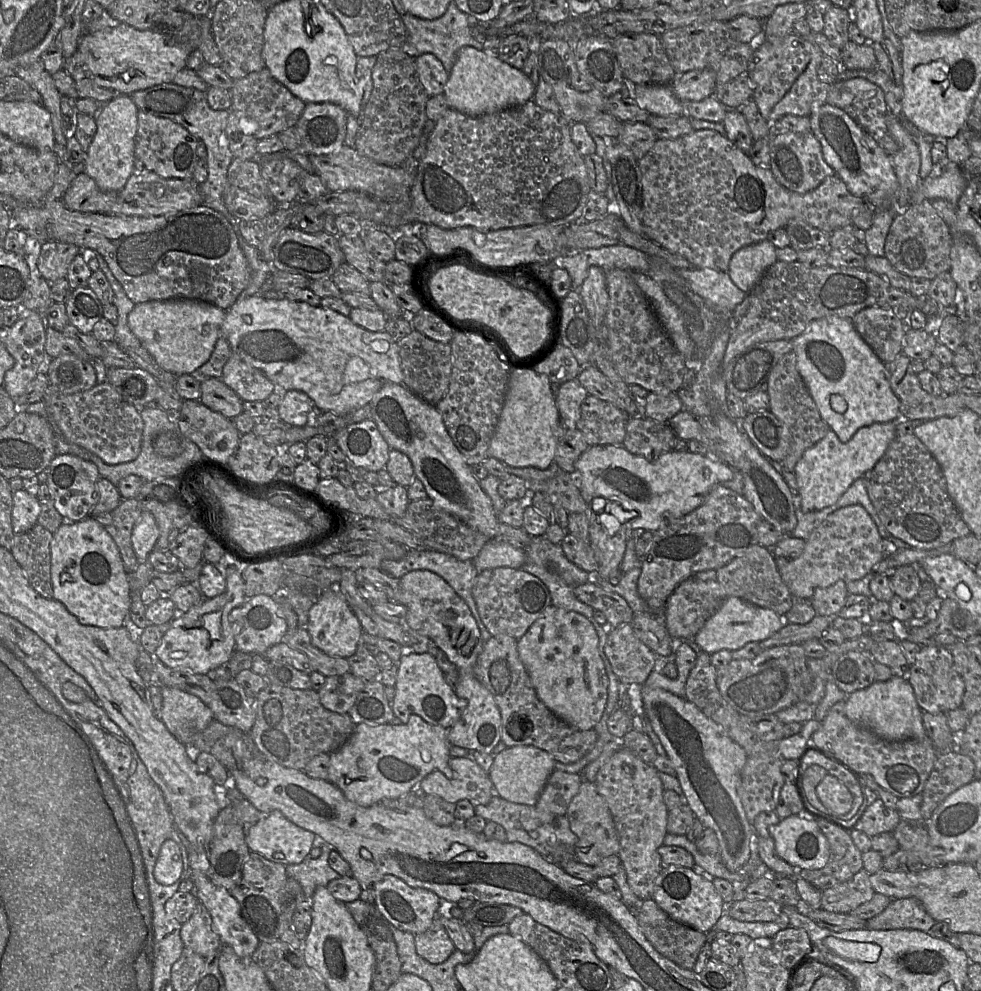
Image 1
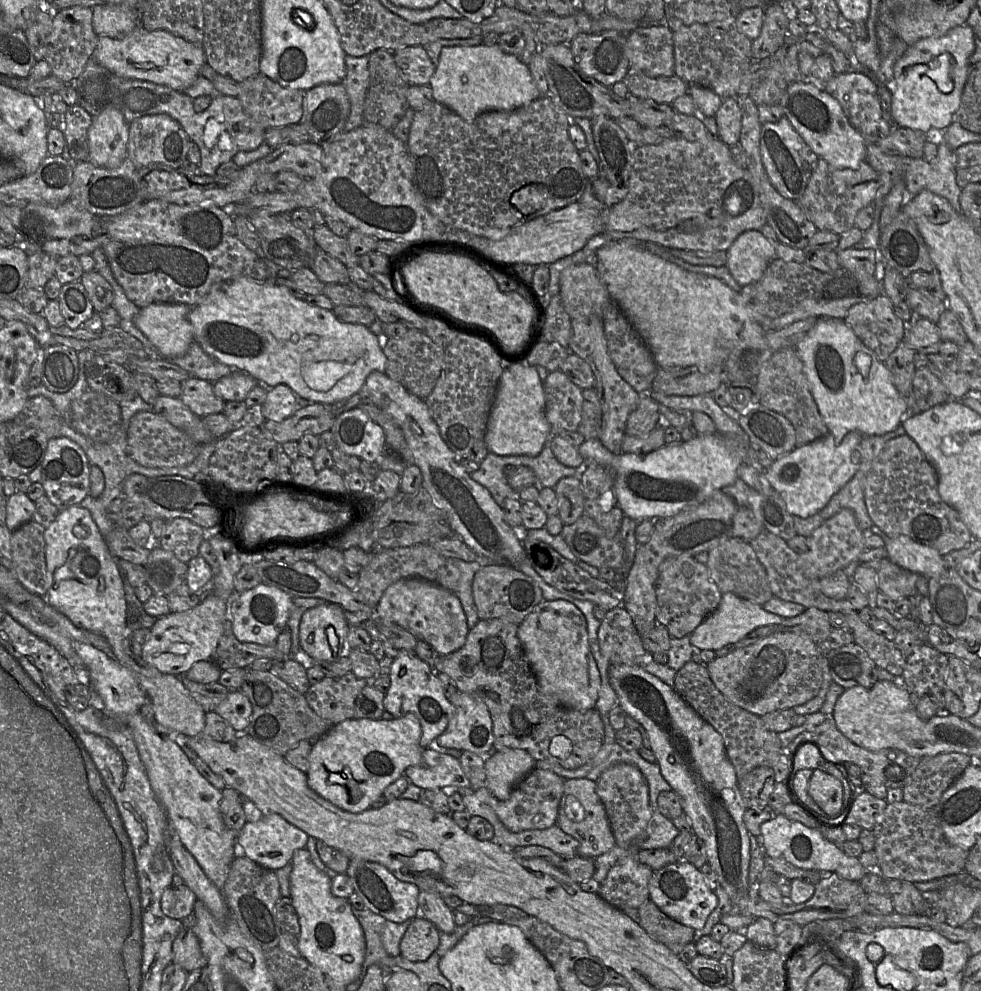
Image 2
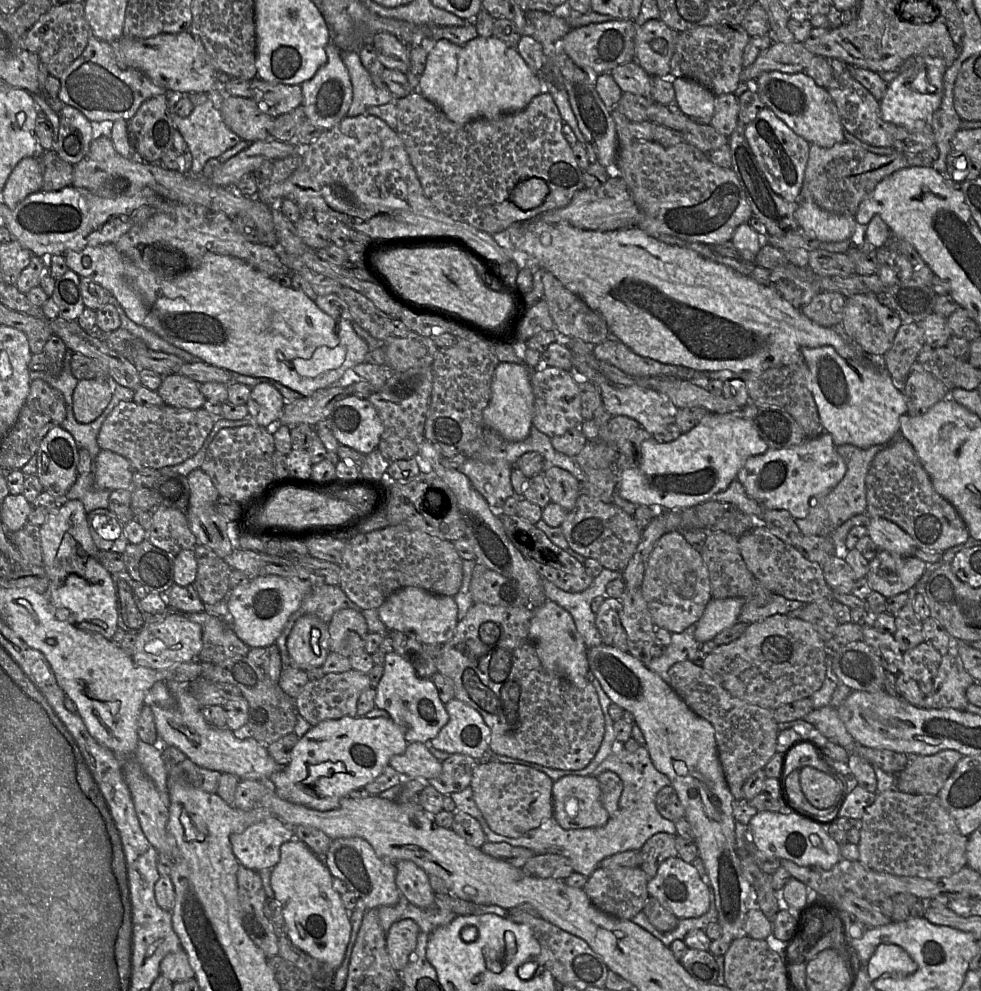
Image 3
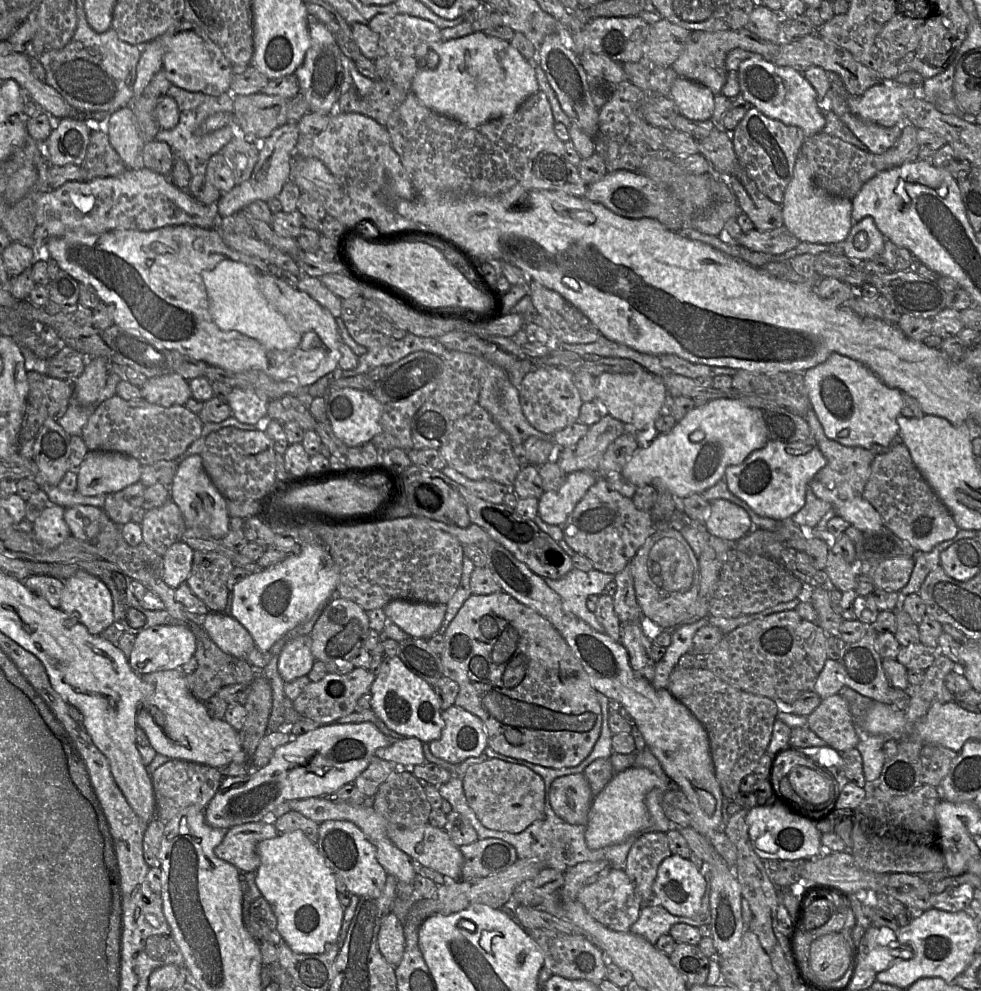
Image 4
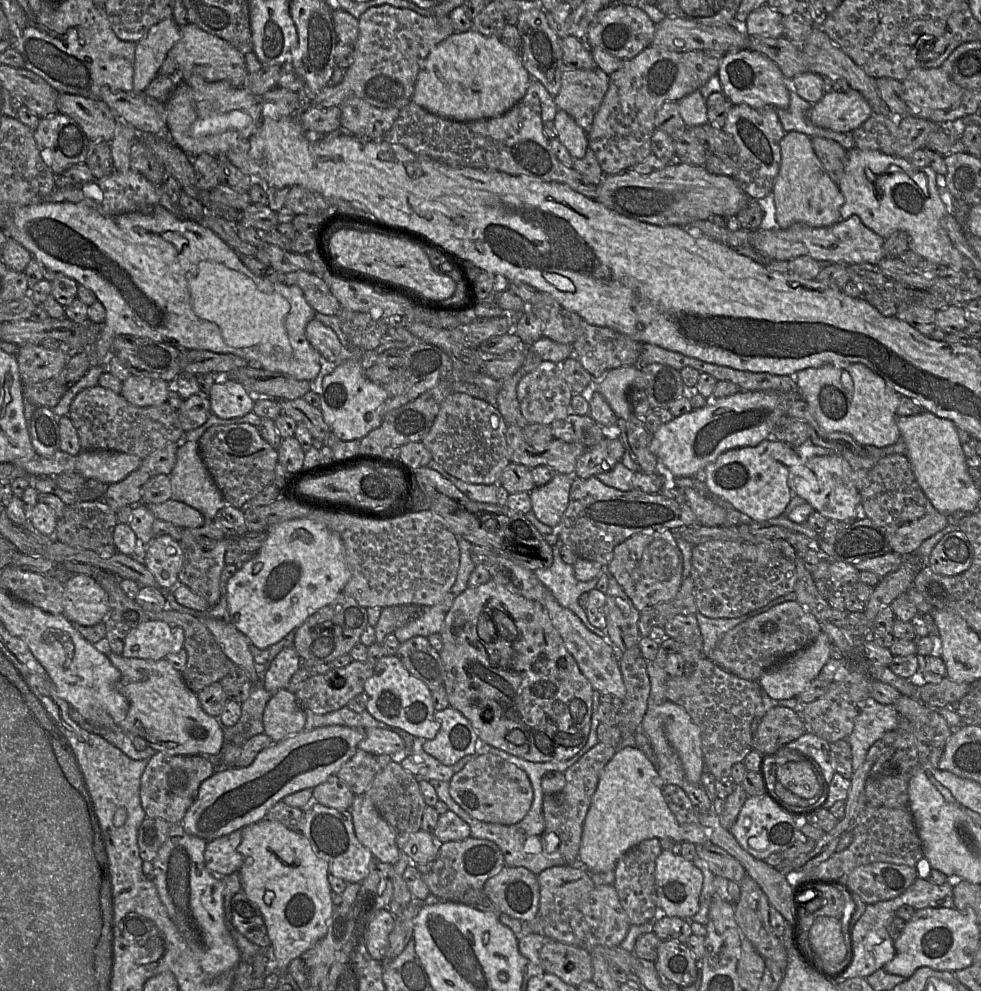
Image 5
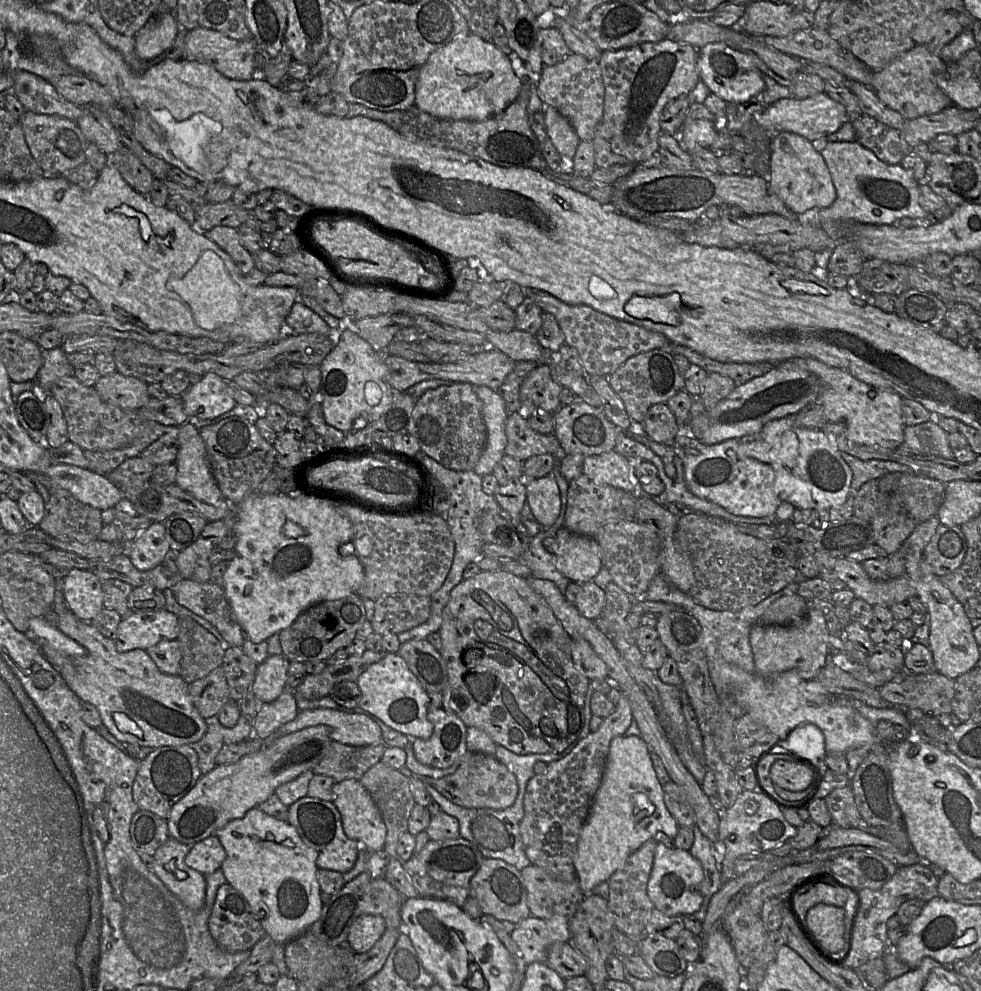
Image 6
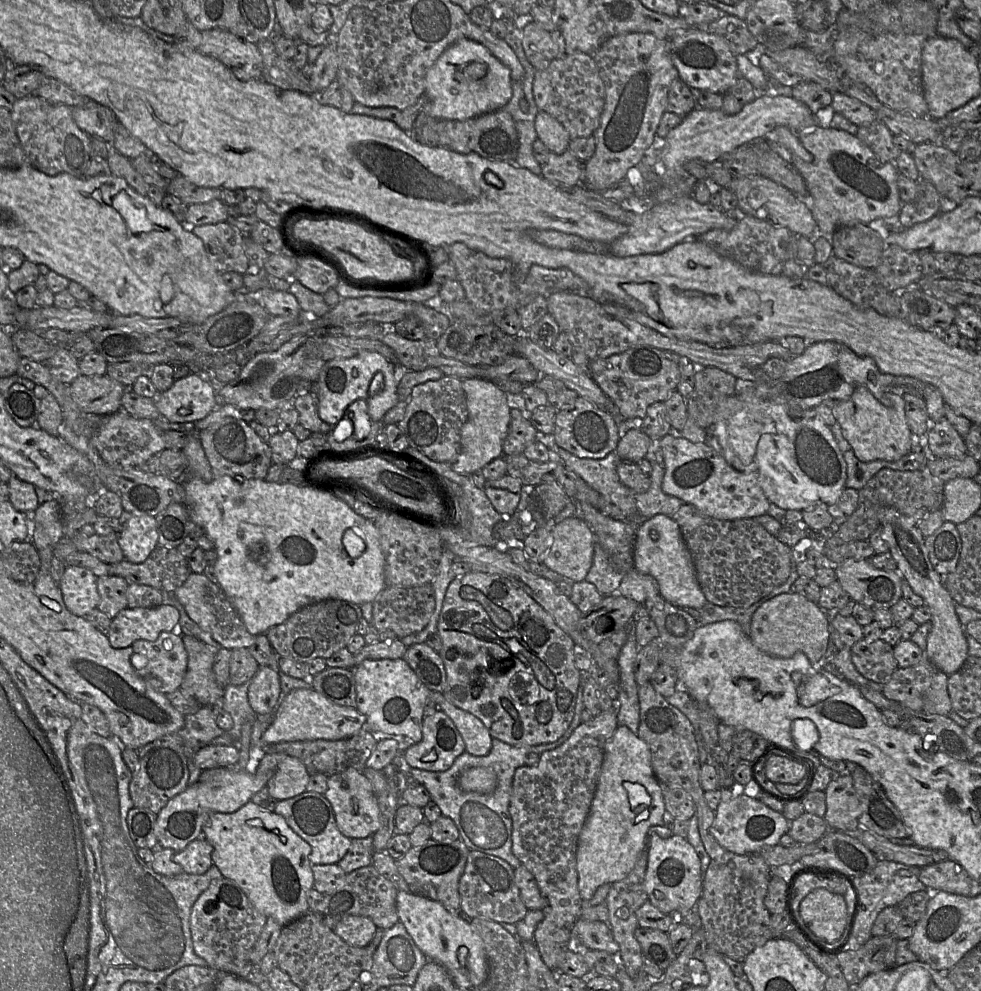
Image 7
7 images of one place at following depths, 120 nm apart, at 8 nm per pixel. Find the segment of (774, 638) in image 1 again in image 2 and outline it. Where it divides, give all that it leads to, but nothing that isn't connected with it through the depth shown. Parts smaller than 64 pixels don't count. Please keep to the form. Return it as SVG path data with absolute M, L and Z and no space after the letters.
M807 608L800 615L787 618L781 624L772 624L761 626L751 631L741 640L727 644L728 647L746 647L752 645L763 638L779 631L800 631L808 634L810 638L817 644L826 641L832 626L830 624L830 612L820 610L818 608Z

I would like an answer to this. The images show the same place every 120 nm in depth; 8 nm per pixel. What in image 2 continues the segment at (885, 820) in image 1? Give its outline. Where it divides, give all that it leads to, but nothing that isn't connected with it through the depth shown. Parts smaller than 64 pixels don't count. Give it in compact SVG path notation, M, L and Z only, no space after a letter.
M864 791L853 800L845 823L873 830L878 817L888 804L886 799L877 798L869 792Z

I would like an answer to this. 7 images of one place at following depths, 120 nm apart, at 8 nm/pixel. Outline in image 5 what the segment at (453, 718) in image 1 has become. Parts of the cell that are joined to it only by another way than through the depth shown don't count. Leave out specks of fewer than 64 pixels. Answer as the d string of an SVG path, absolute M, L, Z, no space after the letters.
M384 655L376 664L373 675L364 684L364 692L368 695L366 710L376 720L390 726L400 728L414 738L432 740L440 729L440 723L435 719L432 692L426 684L413 676L396 655Z

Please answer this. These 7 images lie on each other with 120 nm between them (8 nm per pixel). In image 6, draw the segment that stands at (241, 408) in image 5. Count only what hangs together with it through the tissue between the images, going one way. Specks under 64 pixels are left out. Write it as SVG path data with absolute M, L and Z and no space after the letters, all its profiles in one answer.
M208 373L201 377L196 384L191 385L184 392L180 399L183 409L188 419L214 419L229 412L235 405L236 401L232 396L230 383L214 373Z

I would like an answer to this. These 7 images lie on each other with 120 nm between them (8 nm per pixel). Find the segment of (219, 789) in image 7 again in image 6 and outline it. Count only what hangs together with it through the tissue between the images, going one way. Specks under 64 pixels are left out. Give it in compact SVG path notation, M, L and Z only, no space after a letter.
M327 725L307 727L280 737L259 752L250 754L234 764L217 765L209 773L202 775L195 786L172 806L167 819L169 838L192 846L215 835L217 830L230 821L244 817L249 810L257 808L273 795L280 785L296 779L303 772L312 771L327 753L327 745L332 741L331 731Z

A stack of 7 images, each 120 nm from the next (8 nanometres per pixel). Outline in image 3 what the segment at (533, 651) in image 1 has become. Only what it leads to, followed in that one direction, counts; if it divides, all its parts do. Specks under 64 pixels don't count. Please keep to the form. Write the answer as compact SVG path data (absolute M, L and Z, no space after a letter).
M544 601L533 608L529 634L544 668L558 674L578 688L589 683L587 646L578 632L571 614L553 601Z

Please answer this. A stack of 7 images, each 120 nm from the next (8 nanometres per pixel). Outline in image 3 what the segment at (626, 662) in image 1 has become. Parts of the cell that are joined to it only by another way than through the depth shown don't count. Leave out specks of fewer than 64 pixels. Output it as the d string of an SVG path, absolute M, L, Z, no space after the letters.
M606 597L596 613L596 626L602 643L628 652L628 639L621 624L623 604L620 599Z

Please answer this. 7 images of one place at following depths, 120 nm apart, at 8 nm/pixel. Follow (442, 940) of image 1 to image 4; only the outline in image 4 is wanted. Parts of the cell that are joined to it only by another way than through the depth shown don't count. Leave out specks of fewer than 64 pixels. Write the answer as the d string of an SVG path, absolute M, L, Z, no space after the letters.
M390 912L381 924L378 934L378 947L384 959L396 967L405 951L404 924Z

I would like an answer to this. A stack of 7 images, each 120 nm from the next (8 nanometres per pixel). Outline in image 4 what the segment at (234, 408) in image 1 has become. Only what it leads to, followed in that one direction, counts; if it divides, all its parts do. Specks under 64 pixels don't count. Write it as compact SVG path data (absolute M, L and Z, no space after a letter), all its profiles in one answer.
M176 373L150 378L140 391L142 399L162 407L184 406L192 397L189 381Z

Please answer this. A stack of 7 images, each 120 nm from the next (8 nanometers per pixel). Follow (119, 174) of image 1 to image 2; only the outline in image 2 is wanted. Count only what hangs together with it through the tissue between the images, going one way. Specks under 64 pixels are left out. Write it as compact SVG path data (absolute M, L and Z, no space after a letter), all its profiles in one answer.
M103 110L94 117L88 130L89 154L87 160L95 166L117 168L128 158L129 124L121 111Z

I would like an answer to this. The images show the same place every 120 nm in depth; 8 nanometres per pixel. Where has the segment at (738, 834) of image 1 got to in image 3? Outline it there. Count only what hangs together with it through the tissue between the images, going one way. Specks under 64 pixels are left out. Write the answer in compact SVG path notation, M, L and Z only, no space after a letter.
M605 644L587 649L589 672L594 676L612 702L628 711L634 717L635 724L641 729L654 767L670 780L685 810L695 836L695 843L712 885L717 922L722 928L722 936L739 937L743 930L748 912L748 898L751 885L741 870L737 855L736 821L733 816L735 801L719 761L715 730L710 722L696 715L675 693L668 683L651 672L640 660L629 652L623 652Z

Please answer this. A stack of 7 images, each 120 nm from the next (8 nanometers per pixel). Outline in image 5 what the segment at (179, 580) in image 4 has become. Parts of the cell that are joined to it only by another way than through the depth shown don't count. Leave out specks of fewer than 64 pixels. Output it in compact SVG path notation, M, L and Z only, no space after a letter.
M168 534L154 536L146 545L143 564L153 574L161 590L172 590L178 584L183 553L180 542Z

